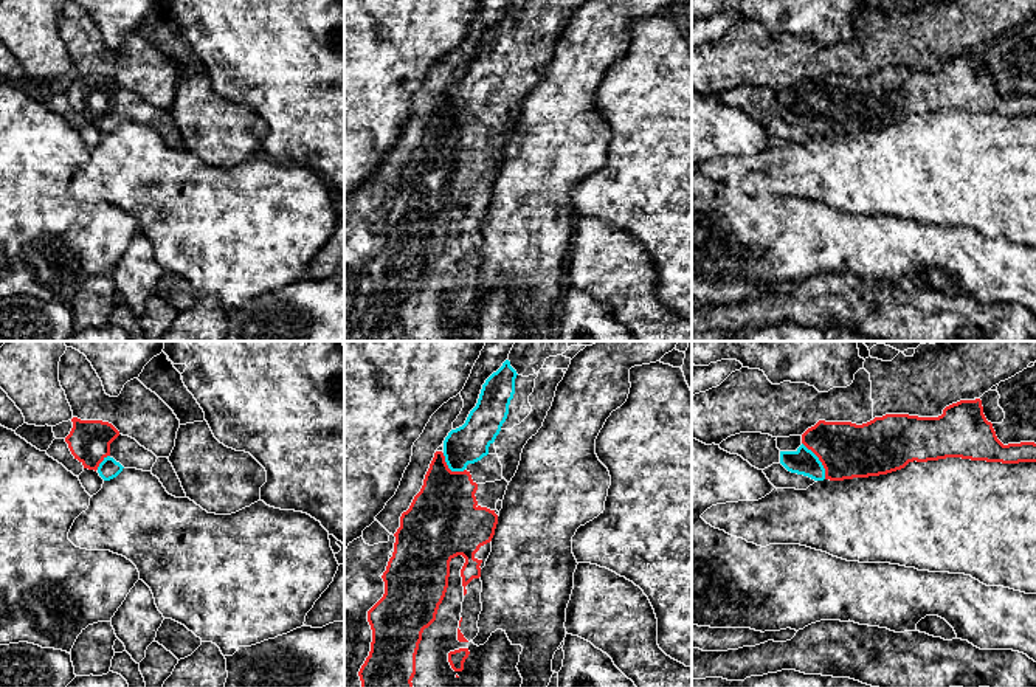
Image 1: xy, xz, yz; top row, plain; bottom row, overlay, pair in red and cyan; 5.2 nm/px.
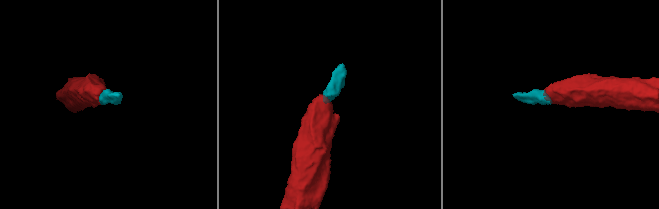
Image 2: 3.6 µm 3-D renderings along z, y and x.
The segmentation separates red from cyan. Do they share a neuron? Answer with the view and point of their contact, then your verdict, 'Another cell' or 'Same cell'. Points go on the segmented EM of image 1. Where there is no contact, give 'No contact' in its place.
Touches red at yz (819, 459). Same cell

